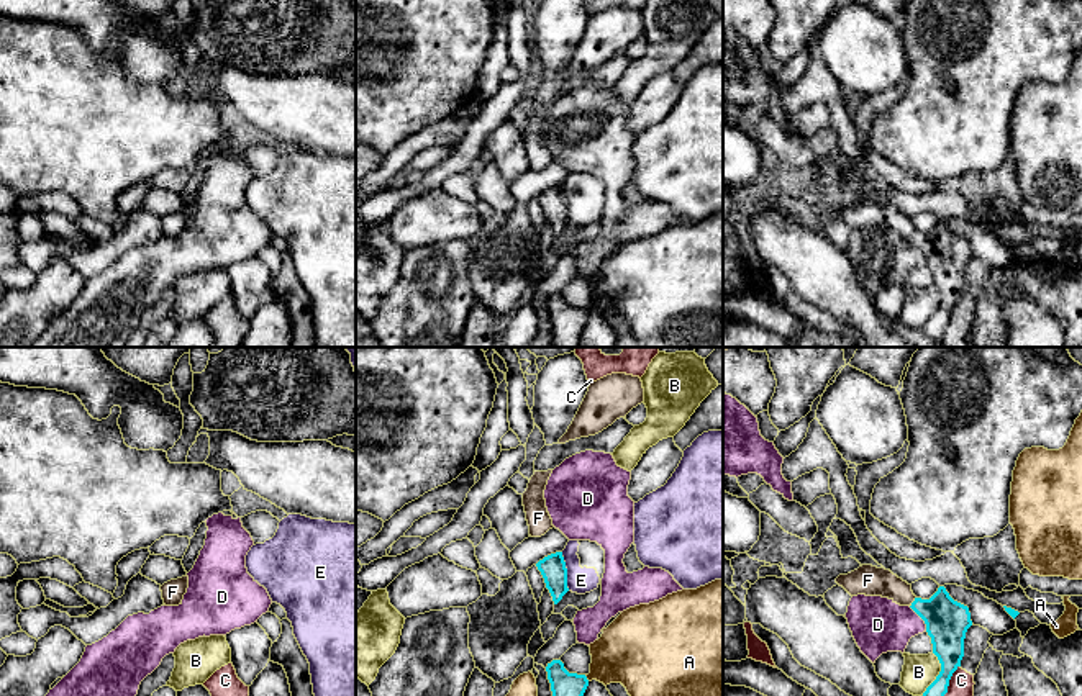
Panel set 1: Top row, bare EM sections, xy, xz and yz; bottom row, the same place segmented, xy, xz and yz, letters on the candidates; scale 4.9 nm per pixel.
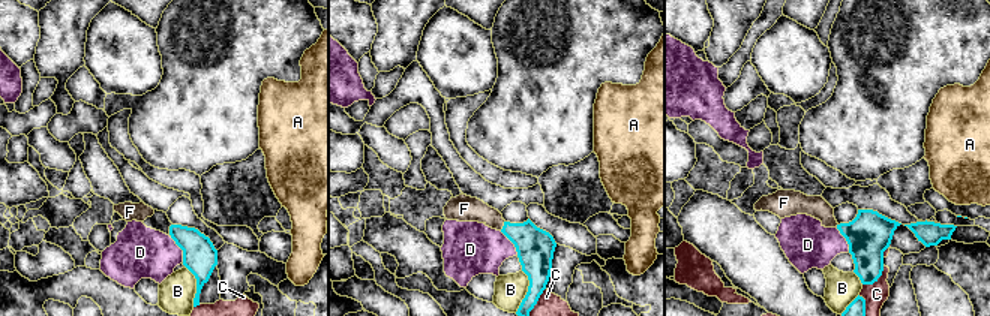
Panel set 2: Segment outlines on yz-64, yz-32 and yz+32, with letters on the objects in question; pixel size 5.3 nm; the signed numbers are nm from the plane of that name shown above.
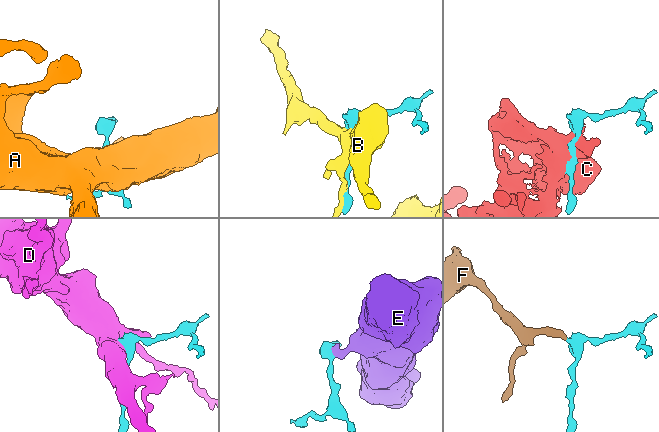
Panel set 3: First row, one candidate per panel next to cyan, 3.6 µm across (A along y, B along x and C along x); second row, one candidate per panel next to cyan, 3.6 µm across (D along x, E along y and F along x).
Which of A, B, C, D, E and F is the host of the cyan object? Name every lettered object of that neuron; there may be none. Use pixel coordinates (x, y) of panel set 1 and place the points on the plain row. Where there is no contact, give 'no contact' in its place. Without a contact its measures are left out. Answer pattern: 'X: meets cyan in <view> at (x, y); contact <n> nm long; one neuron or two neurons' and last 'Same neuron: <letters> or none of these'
A: meets cyan in xz at (586, 311); contact 40 nm long; two neurons
B: meets cyan in yz at (938, 308); contact 240 nm long; two neurons
C: meets cyan in yz at (948, 318); contact 240 nm long; two neurons
D: meets cyan in yz at (922, 251); contact 160 nm long; two neurons
E: meets cyan in xz at (566, 205); contact 200 nm long; two neurons
F: meets cyan in yz at (913, 235); contact 60 nm long; one neuron
Same neuron: F

